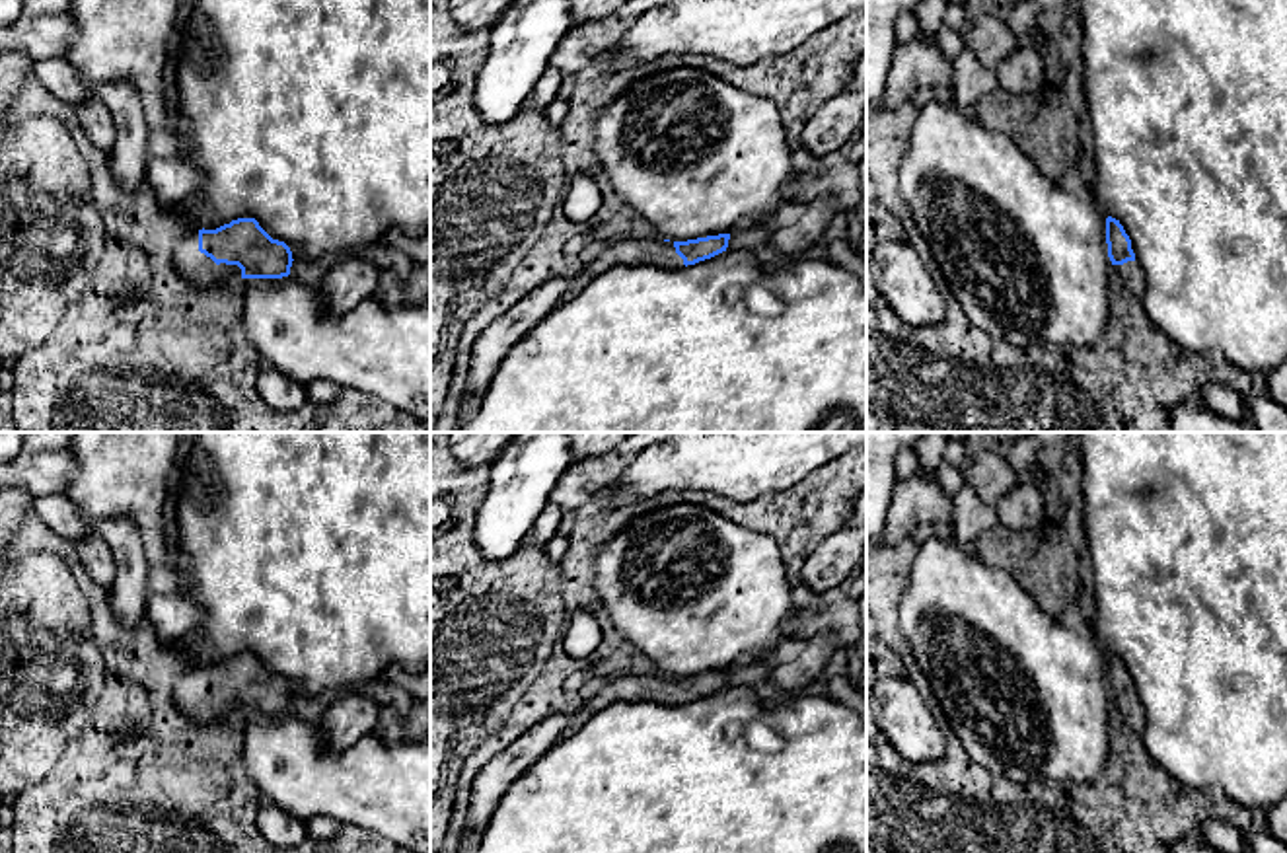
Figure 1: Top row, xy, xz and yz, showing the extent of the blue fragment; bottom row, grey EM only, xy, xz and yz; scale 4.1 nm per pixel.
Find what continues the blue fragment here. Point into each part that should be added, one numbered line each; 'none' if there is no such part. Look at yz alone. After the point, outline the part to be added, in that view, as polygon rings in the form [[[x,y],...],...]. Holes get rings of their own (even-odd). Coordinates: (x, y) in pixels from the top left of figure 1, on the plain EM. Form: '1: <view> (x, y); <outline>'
1: yz (1130, 709); [[[1127,697],[1123,701],[1112,701],[1112,709],[1120,715],[1120,719],[1135,732],[1143,734],[1145,730],[1145,711],[1137,697]]]

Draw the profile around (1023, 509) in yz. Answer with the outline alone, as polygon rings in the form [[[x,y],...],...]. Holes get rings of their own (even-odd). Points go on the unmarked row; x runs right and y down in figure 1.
[[[1016,483],[995,504],[999,524],[1009,530],[1034,530],[1046,522],[1046,501],[1038,487]]]

